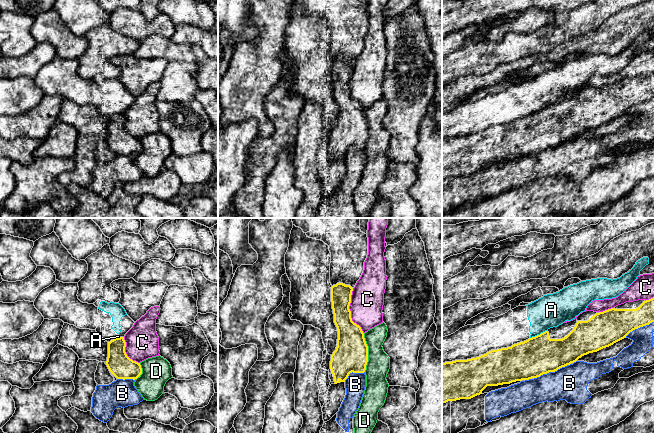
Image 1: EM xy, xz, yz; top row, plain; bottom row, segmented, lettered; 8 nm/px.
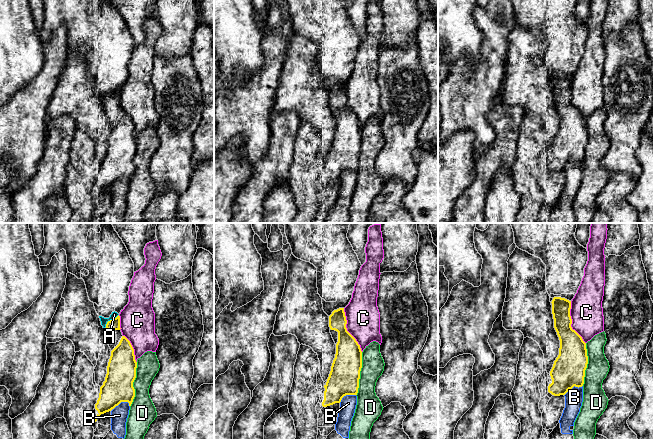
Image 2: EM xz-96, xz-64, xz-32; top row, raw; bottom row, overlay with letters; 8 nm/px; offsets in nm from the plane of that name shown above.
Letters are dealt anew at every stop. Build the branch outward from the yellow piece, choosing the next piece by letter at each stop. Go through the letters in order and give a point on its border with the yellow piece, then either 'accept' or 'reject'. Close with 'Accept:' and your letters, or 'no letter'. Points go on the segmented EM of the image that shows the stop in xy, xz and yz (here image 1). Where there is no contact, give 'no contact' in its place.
A: yz (538, 335) | reject
B: yz (552, 371) | reject
C: xz (350, 311) | reject
D: xz (367, 352) | reject
Accept: no letter

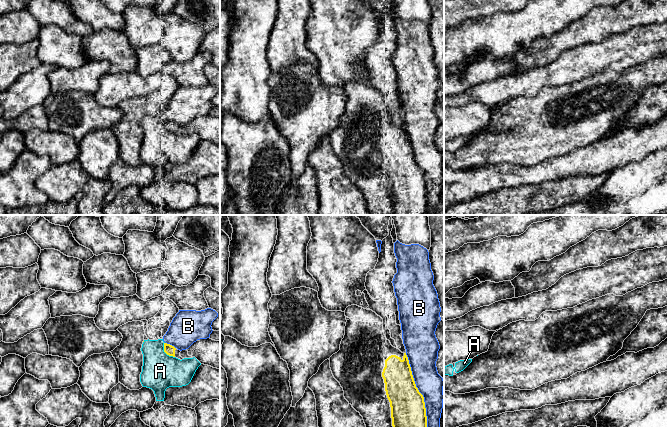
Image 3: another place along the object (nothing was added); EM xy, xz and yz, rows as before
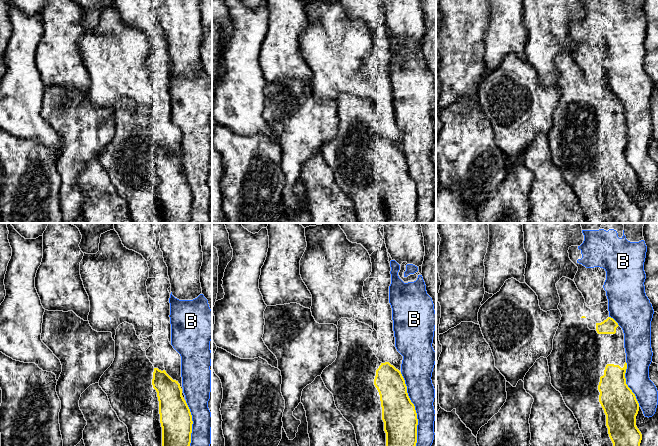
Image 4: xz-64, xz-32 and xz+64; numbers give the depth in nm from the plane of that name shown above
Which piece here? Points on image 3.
A: xy (165, 352) | reject
B: xz (418, 390) | reject
Accept: no letter

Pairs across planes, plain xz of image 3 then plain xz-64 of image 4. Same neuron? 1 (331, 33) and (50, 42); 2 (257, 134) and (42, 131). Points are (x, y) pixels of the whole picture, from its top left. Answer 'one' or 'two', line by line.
1: two
2: two

